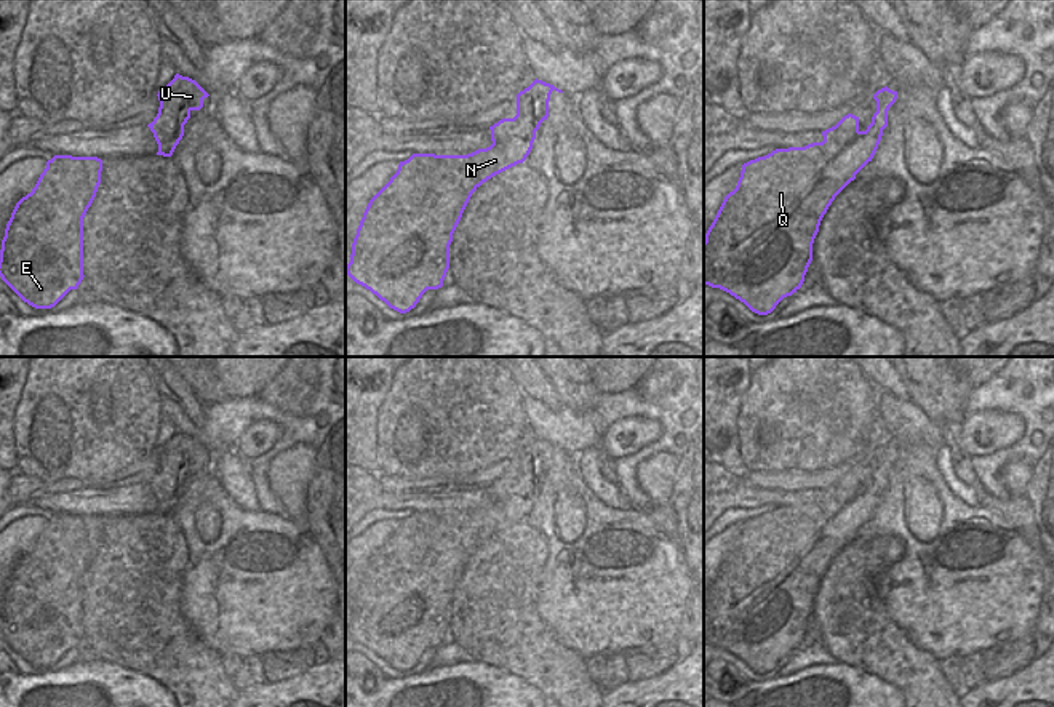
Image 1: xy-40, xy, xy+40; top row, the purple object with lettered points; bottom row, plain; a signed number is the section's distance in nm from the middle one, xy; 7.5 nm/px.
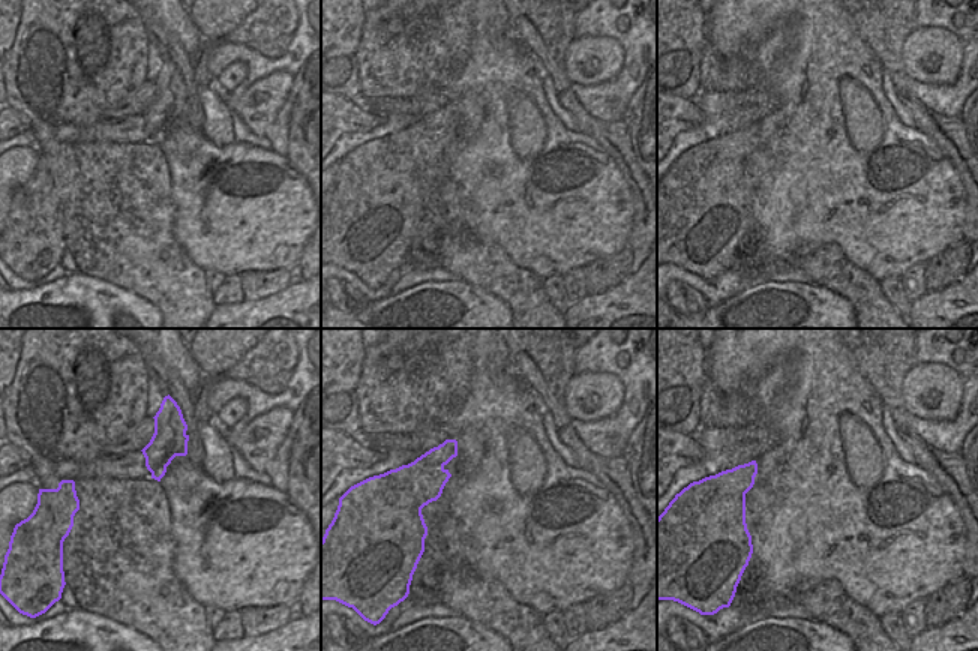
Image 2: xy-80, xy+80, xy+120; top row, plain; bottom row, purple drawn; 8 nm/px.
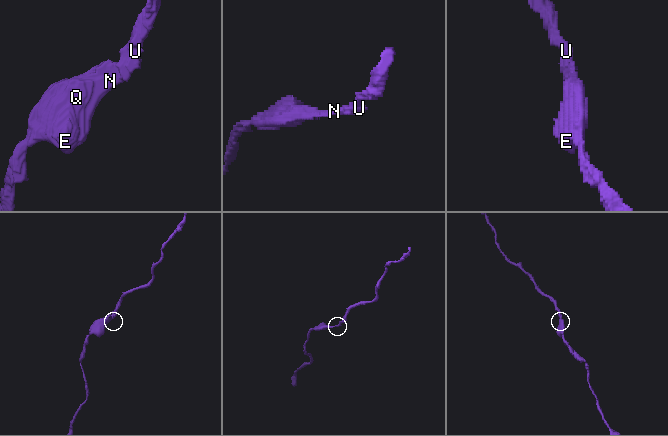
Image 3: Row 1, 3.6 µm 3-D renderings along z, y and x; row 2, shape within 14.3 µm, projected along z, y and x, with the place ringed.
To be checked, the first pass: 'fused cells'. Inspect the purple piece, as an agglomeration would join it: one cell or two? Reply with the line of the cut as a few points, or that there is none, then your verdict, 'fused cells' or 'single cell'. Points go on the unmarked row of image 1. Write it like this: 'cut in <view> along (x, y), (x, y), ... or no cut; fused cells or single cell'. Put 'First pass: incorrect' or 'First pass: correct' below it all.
no cut; single cell
First pass: incorrect

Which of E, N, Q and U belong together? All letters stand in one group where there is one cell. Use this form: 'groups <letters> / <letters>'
groups E N Q U

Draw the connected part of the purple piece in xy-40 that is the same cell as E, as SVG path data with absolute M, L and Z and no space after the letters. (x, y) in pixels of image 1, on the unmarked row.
M54 513L6 582L2 638L29 664L54 665L83 638L83 576L101 542L98 515Z

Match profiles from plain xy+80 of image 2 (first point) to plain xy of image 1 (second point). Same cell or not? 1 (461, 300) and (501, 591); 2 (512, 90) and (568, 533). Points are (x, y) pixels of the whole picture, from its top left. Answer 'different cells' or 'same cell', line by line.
1: different cells
2: same cell

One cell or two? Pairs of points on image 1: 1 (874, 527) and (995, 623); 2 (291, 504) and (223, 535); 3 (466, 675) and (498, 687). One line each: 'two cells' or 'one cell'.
1: one cell
2: two cells
3: one cell

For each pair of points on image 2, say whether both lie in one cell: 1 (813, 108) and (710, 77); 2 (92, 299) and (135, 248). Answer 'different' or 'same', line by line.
1: different
2: different

